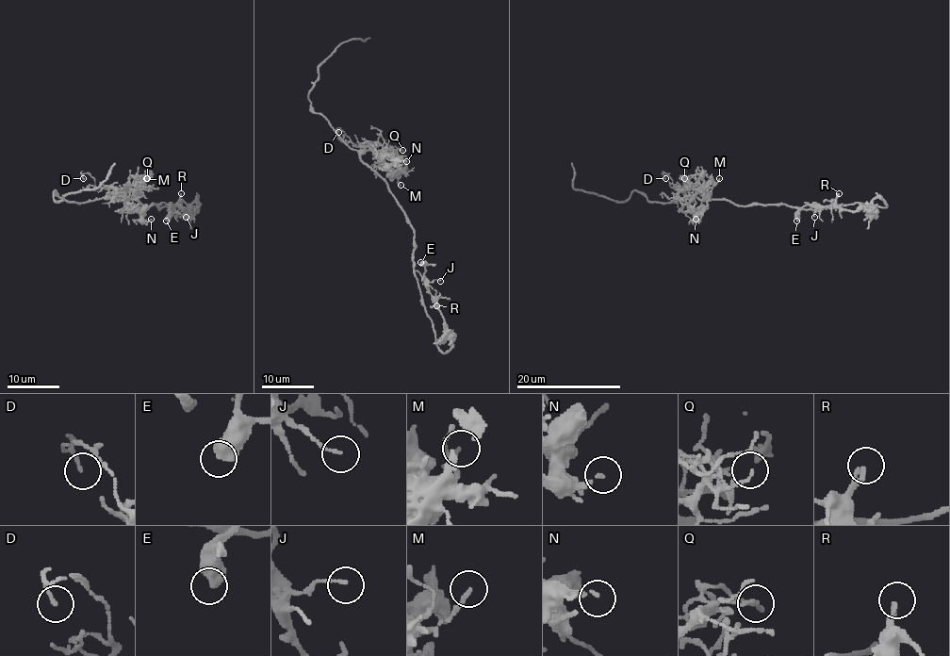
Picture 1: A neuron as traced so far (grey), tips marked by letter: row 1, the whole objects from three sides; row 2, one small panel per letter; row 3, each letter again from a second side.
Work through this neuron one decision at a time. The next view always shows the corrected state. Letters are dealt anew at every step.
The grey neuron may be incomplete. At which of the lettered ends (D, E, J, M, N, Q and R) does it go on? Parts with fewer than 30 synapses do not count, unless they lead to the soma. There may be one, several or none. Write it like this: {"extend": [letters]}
{"extend": []}

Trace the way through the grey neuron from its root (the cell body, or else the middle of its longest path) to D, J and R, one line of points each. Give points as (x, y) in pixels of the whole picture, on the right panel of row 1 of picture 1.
D: (736, 204), (726, 200), (686, 197), (665, 173), (662, 173), (665, 178)
J: (736, 204), (787, 204), (811, 208), (861, 202), (878, 207), (854, 211), (824, 207), (815, 210), (814, 217)
R: (736, 204), (787, 204), (811, 208), (861, 202), (878, 207), (854, 211), (841, 208), (837, 204), (839, 193)

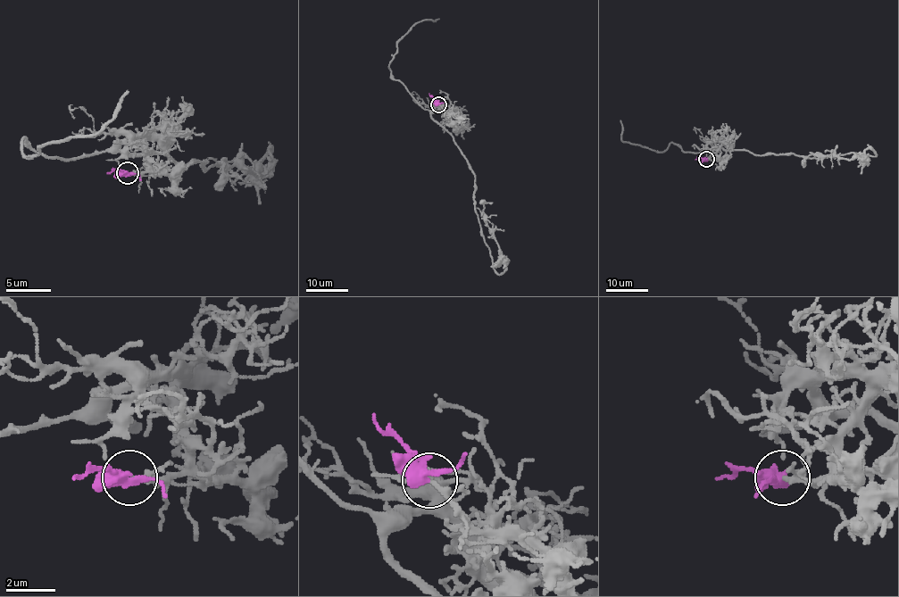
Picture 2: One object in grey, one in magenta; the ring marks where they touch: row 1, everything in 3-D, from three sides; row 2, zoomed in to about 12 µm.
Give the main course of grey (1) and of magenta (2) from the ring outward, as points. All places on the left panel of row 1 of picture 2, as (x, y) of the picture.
1: (128, 174), (148, 169), (137, 137), (112, 149), (256, 169), (222, 162), (216, 190)
2: (128, 174), (112, 169), (107, 174)

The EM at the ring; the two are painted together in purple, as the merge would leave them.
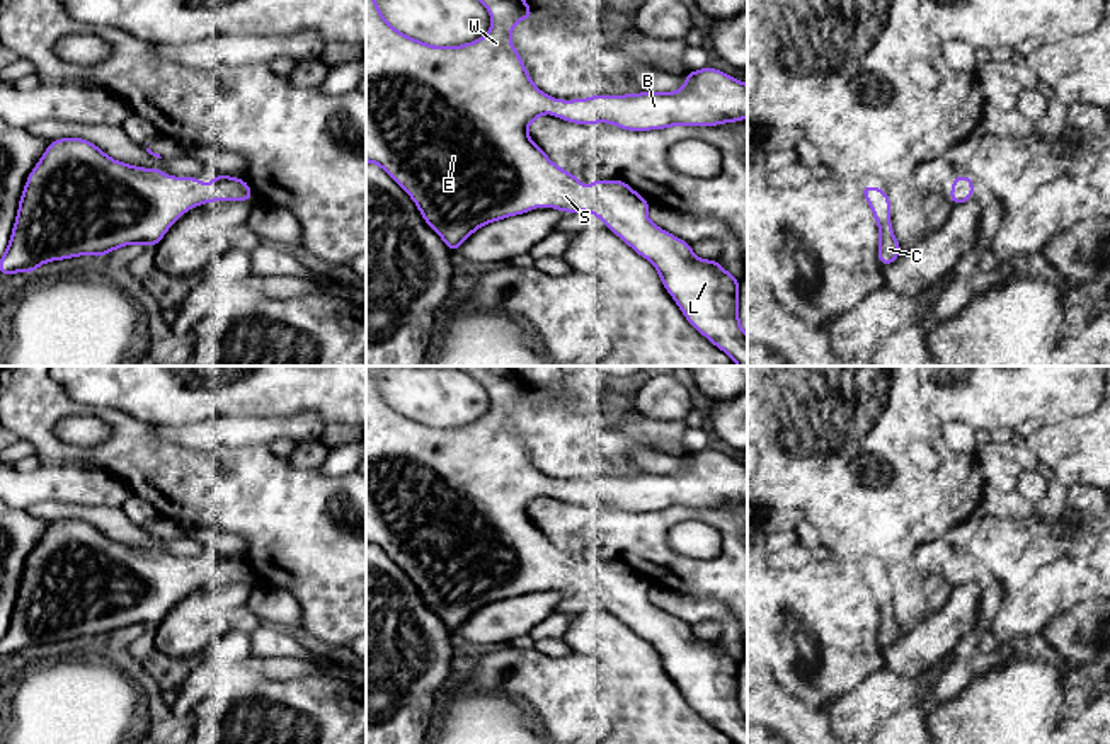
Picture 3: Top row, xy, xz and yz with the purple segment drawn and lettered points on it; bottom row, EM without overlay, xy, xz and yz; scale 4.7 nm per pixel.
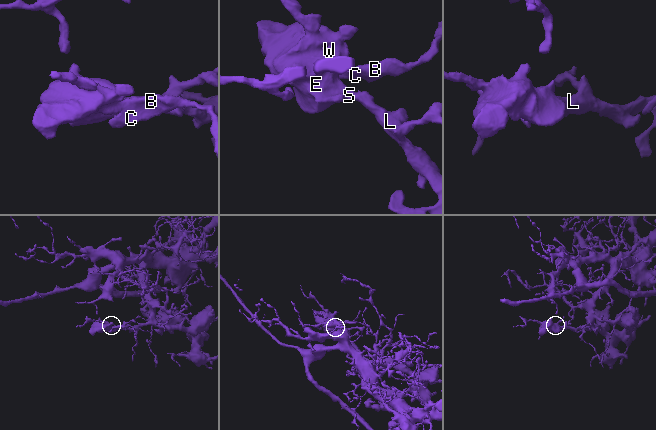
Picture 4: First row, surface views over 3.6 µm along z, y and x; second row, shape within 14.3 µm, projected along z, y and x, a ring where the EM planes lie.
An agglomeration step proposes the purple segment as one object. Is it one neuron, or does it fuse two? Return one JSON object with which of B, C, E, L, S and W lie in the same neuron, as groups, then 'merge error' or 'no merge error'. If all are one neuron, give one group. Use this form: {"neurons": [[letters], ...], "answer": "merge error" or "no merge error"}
{"neurons": [["B", "C", "E", "L", "S", "W"]], "answer": "no merge error"}

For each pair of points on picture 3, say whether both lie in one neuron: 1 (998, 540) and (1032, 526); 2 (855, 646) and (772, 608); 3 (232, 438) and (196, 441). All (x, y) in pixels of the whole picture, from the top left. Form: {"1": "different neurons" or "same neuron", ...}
{"1": "same neuron", "2": "same neuron", "3": "same neuron"}

